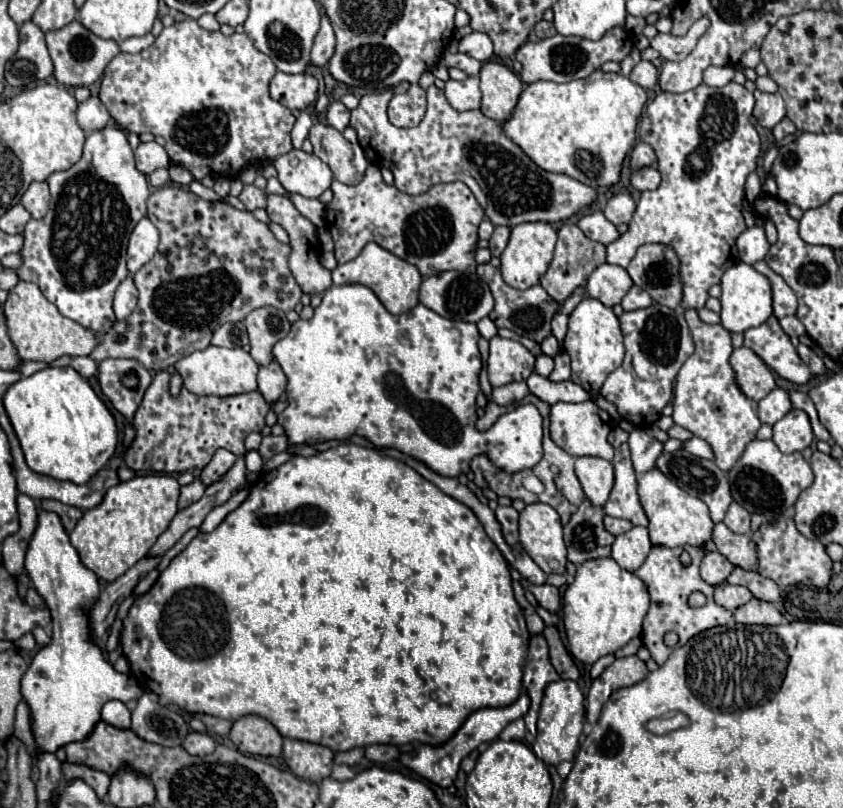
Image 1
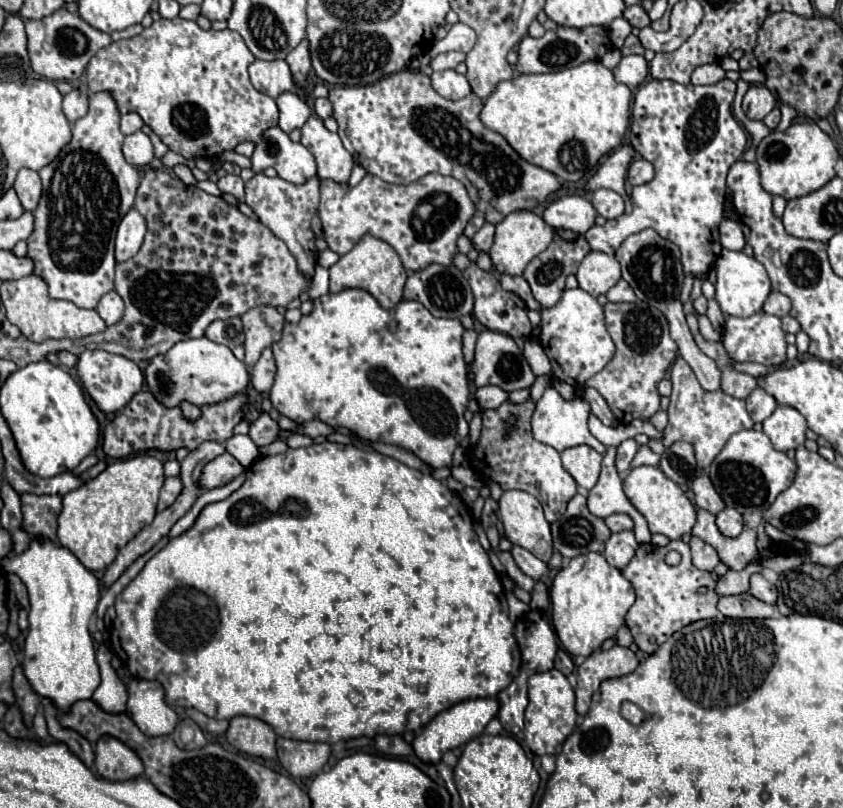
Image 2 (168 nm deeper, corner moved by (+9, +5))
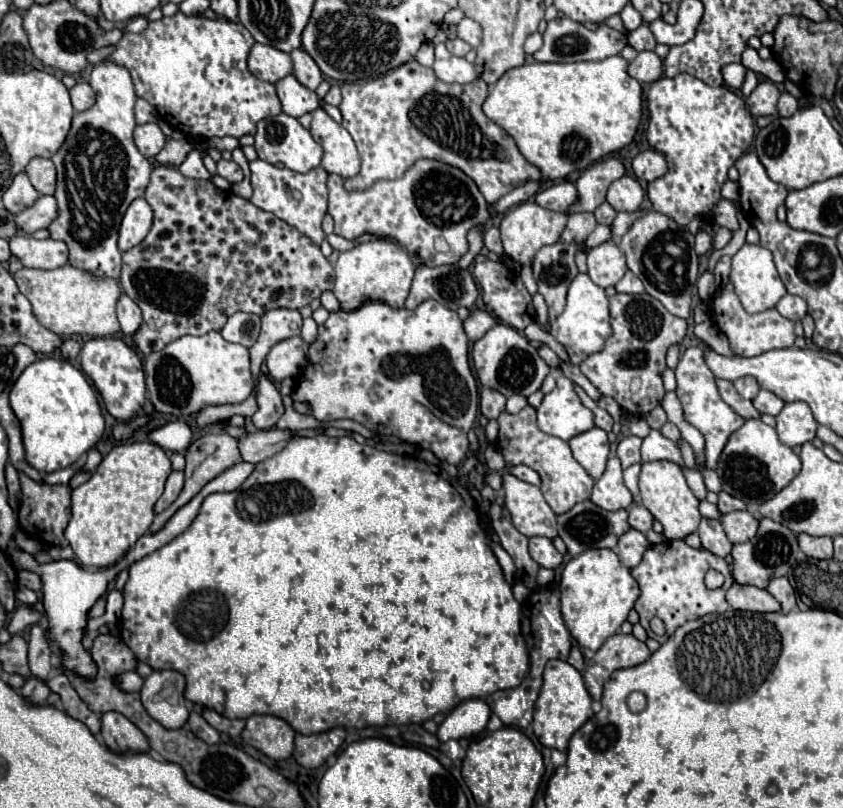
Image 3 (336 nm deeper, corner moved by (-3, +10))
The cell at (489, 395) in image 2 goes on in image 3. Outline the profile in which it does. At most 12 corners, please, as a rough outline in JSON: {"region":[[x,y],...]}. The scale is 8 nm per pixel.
{"region":[[489,387],[481,389],[481,413],[497,419],[507,397]]}

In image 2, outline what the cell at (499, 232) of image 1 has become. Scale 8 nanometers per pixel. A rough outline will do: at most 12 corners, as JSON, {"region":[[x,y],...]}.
{"region":[[485,224],[475,236],[473,246],[489,252],[493,246],[495,226]]}

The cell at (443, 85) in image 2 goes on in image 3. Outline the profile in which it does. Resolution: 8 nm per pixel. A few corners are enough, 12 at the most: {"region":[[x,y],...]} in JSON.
{"region":[[435,45],[435,75],[445,83],[471,83],[475,67]]}

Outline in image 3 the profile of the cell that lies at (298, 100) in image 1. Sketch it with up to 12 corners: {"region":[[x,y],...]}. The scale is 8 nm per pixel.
{"region":[[255,43],[249,71],[267,83],[293,73],[293,59]]}

